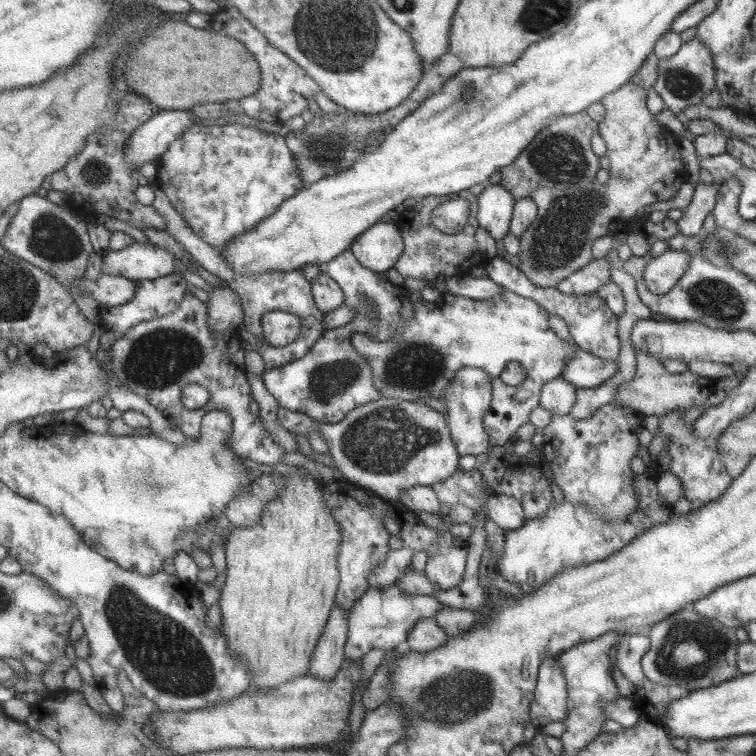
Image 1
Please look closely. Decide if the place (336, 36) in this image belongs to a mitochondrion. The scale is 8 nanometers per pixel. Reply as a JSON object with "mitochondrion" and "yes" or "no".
{"mitochondrion":"yes"}

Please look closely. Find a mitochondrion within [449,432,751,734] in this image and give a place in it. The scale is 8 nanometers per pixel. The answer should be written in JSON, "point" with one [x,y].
{"point":[691,650]}

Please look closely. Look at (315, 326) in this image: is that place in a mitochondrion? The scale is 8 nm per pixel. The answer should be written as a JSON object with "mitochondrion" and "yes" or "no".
{"mitochondrion":"no"}

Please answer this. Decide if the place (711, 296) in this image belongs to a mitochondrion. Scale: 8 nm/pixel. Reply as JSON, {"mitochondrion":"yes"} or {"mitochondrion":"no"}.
{"mitochondrion":"yes"}

